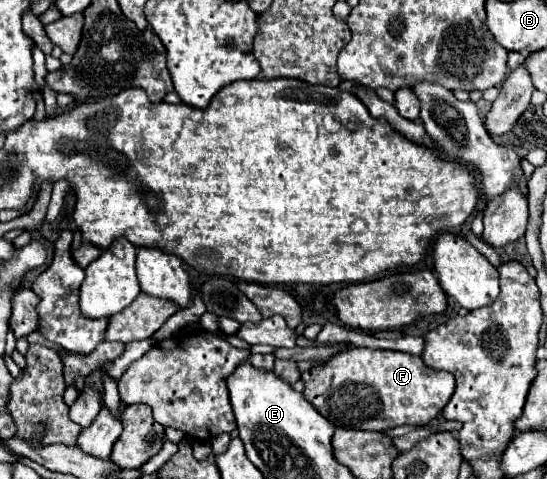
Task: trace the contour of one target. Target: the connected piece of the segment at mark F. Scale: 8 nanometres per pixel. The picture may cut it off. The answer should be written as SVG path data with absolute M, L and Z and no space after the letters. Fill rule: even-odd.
M351 347L337 353L323 365L315 365L311 371L305 371L301 379L305 381L305 399L311 401L325 419L329 419L335 427L361 431L389 431L401 425L425 425L441 413L455 391L455 377L447 371L429 369L419 355L363 347Z

